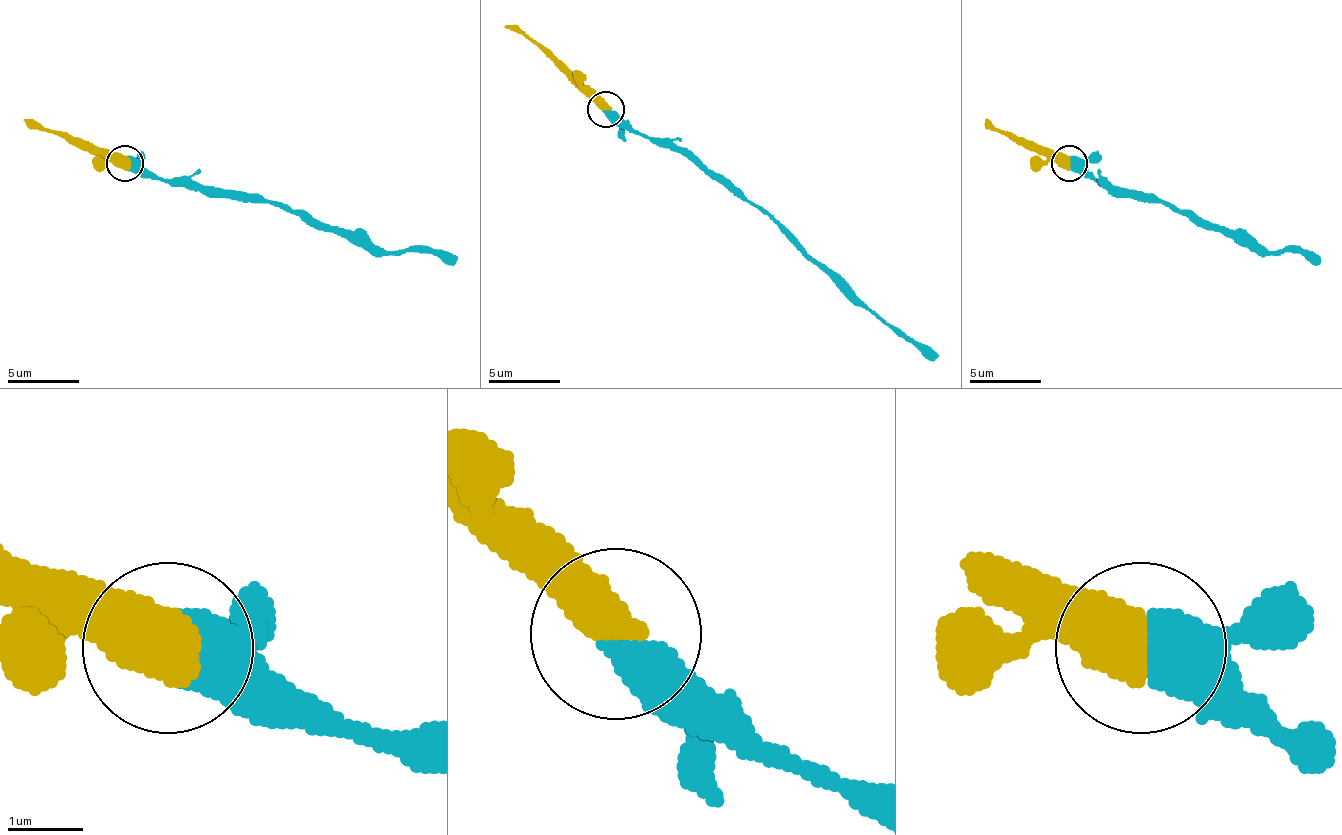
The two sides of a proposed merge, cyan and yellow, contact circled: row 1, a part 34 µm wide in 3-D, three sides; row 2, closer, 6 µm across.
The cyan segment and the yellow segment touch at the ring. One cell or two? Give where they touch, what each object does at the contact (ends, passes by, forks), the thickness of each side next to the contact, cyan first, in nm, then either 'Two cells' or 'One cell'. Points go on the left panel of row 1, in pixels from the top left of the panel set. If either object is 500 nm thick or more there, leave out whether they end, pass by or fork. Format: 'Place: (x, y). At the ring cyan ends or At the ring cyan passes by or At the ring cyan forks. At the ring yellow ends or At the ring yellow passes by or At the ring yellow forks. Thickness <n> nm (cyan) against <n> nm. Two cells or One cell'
Place: (125, 163). Thickness 650 nm (cyan) against 650 nm. One cell

